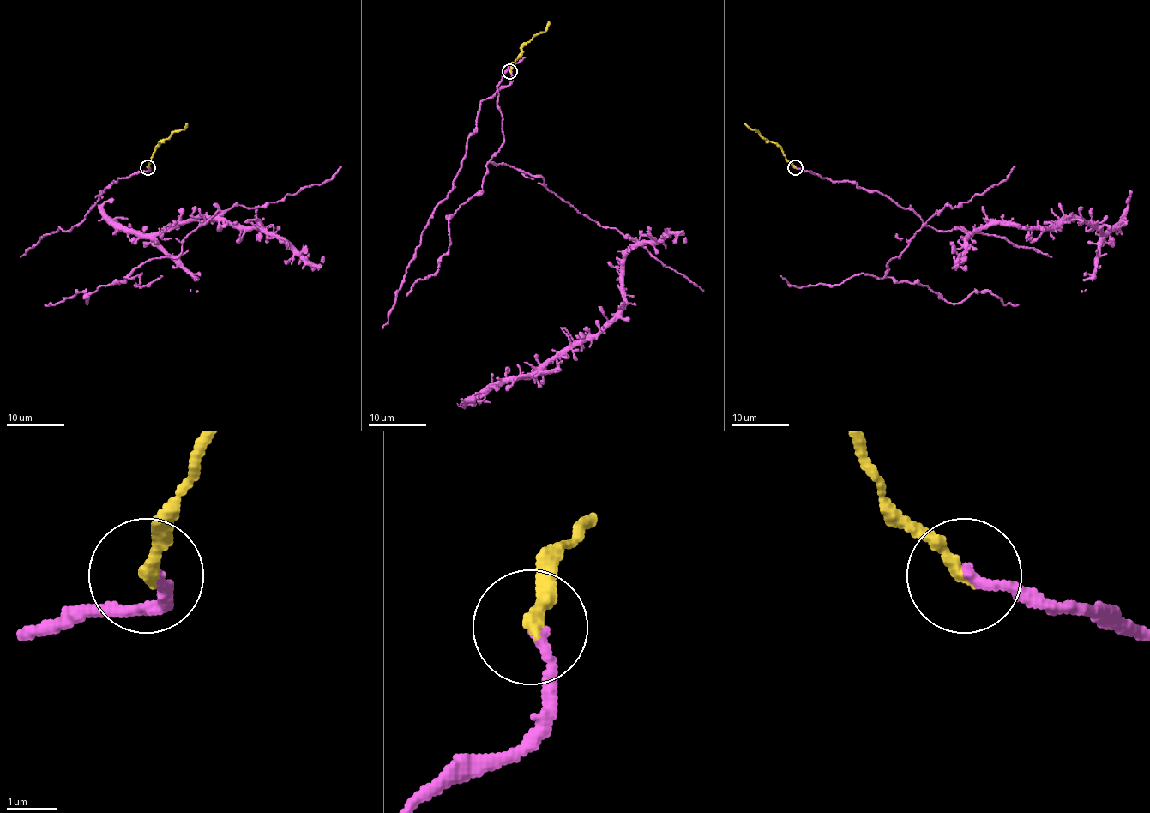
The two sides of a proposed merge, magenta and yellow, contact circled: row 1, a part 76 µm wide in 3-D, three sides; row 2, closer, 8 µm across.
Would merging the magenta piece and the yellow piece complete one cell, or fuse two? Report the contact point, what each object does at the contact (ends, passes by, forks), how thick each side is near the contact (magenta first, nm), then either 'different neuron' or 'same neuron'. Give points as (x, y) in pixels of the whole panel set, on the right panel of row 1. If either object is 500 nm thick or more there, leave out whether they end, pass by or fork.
at (795, 167); magenta ends there; yellow ends there; 200 nm thick on the magenta side, 240 nm on the other; same neuron

